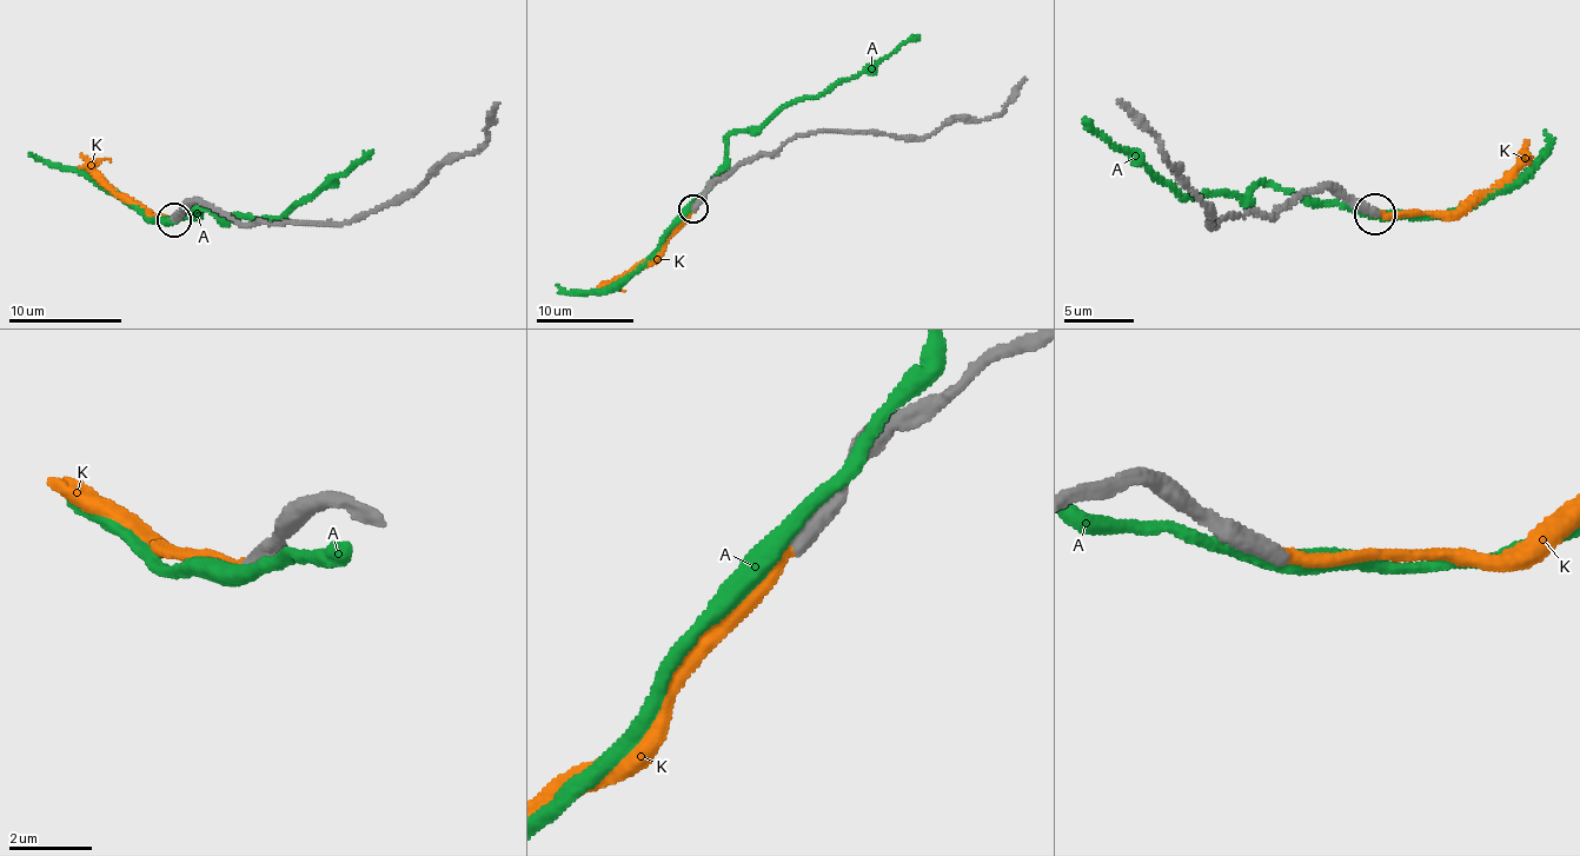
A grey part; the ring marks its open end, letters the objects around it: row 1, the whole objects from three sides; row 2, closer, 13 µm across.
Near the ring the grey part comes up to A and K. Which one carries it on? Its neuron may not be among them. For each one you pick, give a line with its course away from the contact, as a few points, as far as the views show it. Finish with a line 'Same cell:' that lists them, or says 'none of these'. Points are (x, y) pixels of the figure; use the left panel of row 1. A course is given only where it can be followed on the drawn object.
K: course (176, 218), (145, 211), (117, 197), (94, 167), (104, 159), (110, 161)
Same cell: K

